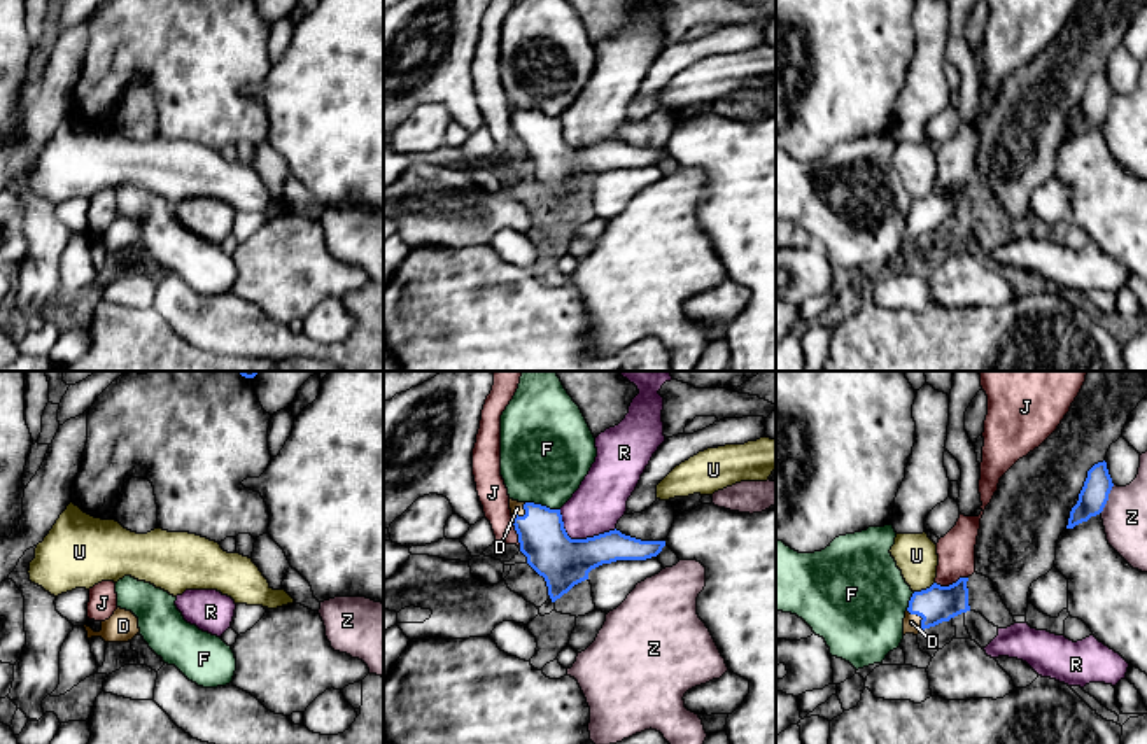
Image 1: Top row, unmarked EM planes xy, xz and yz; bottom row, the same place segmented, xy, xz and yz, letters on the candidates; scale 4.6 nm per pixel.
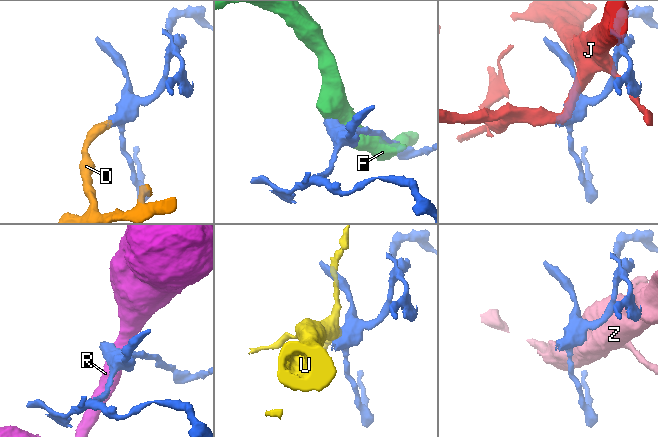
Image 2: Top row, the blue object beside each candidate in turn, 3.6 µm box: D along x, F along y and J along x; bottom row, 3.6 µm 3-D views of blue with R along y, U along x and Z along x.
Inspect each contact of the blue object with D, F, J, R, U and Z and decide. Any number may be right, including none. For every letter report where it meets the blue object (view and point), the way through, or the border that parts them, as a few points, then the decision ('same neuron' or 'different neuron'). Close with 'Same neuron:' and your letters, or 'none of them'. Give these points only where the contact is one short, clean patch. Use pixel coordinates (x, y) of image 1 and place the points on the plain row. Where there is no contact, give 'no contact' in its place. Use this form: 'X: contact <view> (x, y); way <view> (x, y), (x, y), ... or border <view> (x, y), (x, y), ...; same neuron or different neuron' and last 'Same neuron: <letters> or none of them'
D: contact yz (920, 223); way yz (935, 212), (920, 223), (911, 230); same neuron
F: contact xz (543, 114); different neuron
J: contact yz (953, 191); different neuron
R: contact xz (580, 147); border xz (559, 118), (562, 135), (571, 146), (592, 146), (615, 135); different neuron
U: contact yz (923, 198); border yz (934, 189), (914, 200); different neuron
Z: contact yz (1107, 107); different neuron
Same neuron: D

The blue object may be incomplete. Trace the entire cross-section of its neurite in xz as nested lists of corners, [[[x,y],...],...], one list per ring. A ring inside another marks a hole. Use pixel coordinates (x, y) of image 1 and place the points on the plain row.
[[[510,107],[510,117],[520,159],[545,186],[552,210],[588,187],[588,180],[602,172],[646,168],[657,165],[665,154],[665,149],[641,149],[616,137],[587,147],[571,147],[560,117],[513,107]]]

